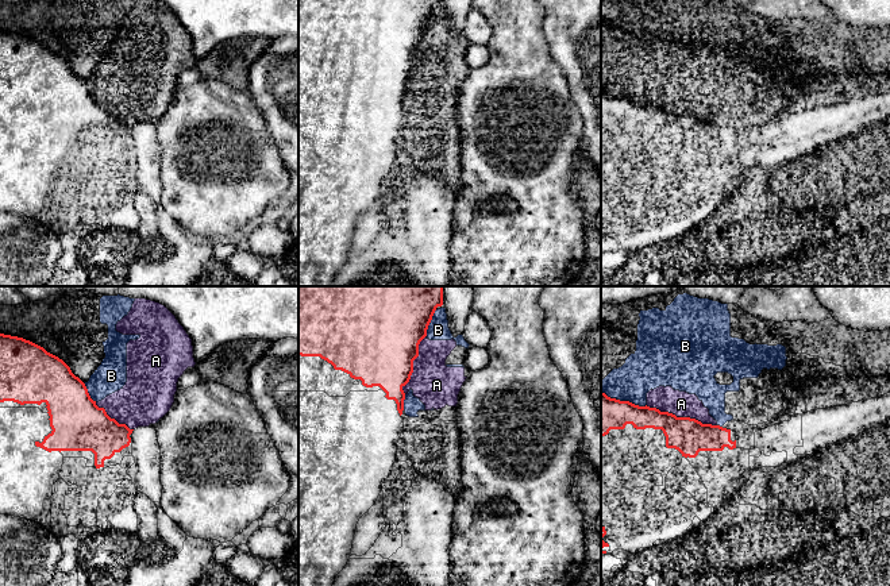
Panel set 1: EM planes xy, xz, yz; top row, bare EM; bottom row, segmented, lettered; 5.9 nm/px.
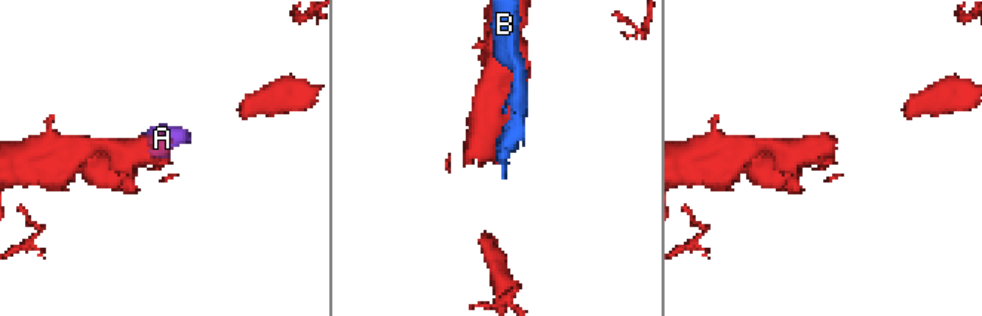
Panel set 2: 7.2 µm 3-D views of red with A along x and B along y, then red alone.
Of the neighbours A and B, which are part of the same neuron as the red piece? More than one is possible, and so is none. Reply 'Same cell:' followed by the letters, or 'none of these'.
Same cell: none of these

